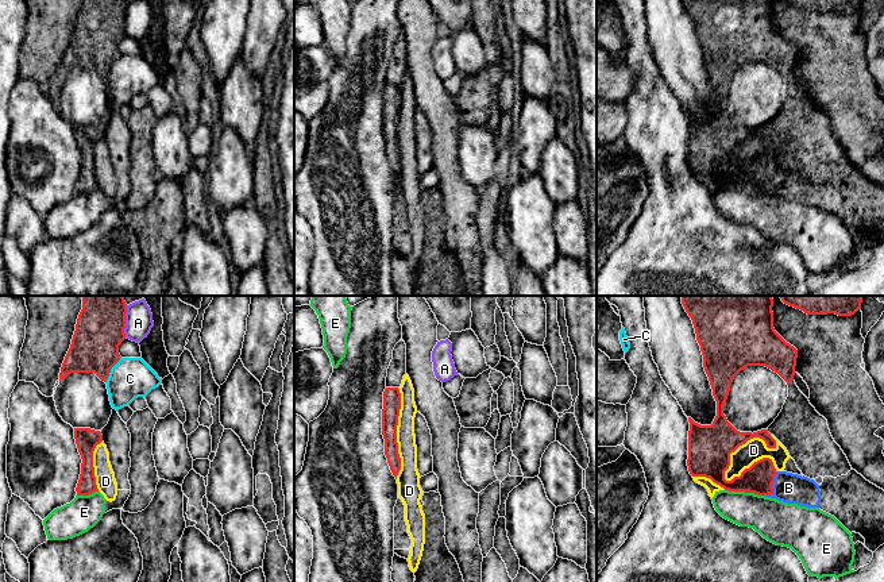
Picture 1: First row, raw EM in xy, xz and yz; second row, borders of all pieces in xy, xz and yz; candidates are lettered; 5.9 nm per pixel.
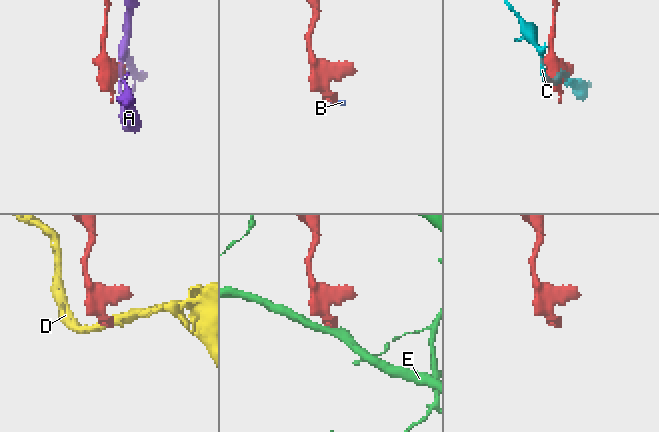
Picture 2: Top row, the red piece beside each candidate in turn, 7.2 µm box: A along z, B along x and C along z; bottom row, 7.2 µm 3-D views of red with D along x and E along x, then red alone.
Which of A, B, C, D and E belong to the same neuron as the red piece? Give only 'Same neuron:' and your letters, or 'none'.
Same neuron: B

